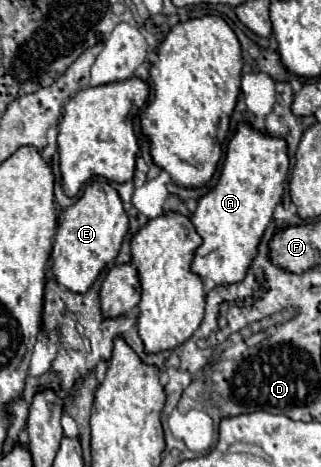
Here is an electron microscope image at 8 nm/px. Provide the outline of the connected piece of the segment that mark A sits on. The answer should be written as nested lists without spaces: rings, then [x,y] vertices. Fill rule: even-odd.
[[[241,122],[227,144],[217,184],[199,198],[197,210],[191,216],[199,236],[203,238],[203,244],[195,250],[191,262],[195,274],[203,280],[209,278],[215,284],[231,284],[245,276],[245,270],[257,254],[257,244],[273,218],[273,210],[283,196],[287,172],[287,142]]]

